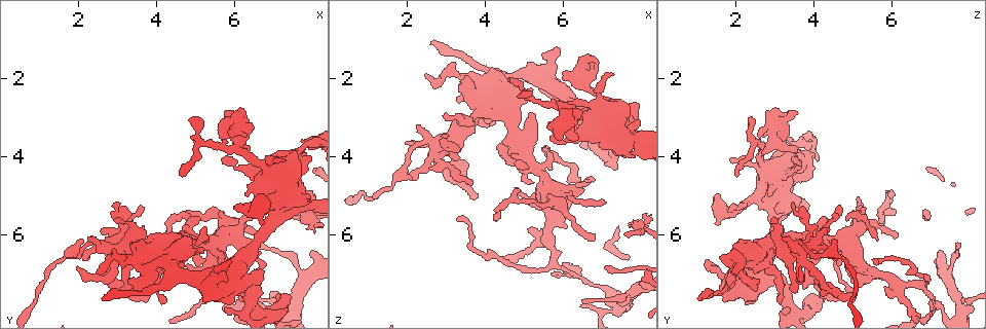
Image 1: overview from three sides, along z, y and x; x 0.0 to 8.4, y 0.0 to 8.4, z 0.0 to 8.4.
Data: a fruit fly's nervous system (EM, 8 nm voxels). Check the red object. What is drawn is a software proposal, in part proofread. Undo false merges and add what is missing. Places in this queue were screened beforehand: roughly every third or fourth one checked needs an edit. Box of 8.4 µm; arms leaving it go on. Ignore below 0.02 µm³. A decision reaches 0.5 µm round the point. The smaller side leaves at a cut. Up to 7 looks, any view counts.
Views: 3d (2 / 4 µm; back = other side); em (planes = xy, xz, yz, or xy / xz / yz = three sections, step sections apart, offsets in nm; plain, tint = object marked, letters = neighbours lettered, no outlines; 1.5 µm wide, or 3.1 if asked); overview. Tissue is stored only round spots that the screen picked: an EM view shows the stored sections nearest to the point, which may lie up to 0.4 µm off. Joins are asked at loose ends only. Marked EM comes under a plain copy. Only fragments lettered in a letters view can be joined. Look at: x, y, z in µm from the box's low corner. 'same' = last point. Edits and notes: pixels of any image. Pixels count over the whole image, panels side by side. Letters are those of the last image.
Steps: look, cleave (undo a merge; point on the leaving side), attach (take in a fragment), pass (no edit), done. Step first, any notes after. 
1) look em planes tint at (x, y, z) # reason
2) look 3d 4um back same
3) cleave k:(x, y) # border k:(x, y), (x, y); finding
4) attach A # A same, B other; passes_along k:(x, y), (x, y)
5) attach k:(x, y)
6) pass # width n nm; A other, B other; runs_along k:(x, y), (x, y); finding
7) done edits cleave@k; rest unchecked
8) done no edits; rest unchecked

look 3d 4um at (2.60, 7.65, 1.10) # an open end

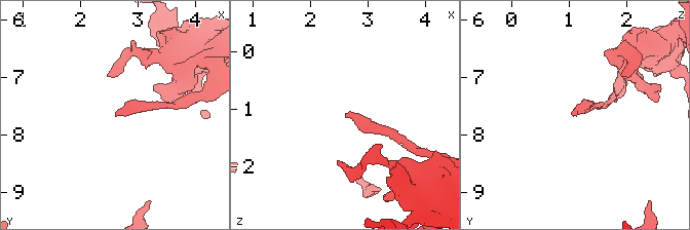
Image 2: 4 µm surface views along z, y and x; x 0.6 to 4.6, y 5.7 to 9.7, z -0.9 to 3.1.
look em planes tint at (2.60, 7.65, 1.15) # shape alone is not enough

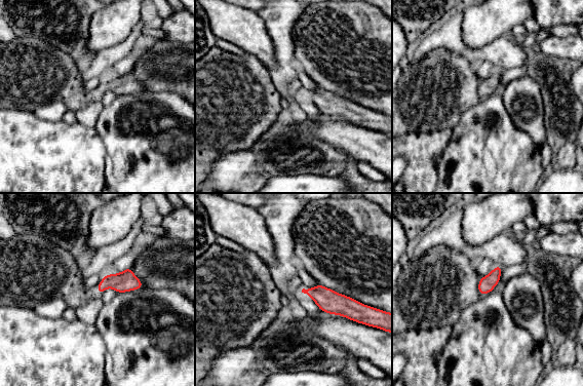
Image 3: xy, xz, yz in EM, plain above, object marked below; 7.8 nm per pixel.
look em planes letters same

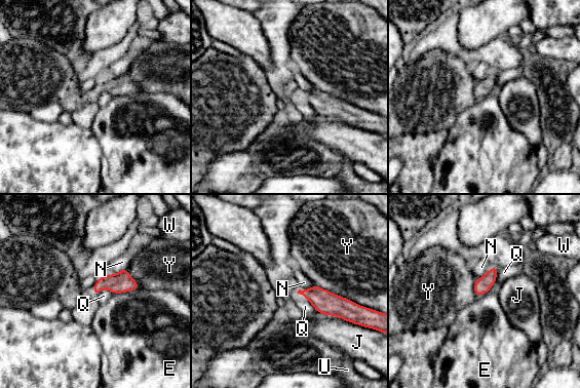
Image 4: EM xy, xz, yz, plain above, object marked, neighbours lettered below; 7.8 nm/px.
attach Y # E other, J other, N other, Q other, U other, W other, Y same; the neuron continues

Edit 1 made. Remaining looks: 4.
look em xz step 8 letters at (5.10, 7.30, 5.80) # free end

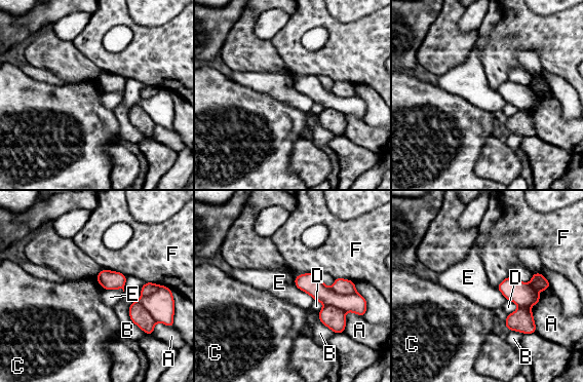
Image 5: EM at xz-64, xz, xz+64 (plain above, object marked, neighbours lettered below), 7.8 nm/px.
look em planes letters same

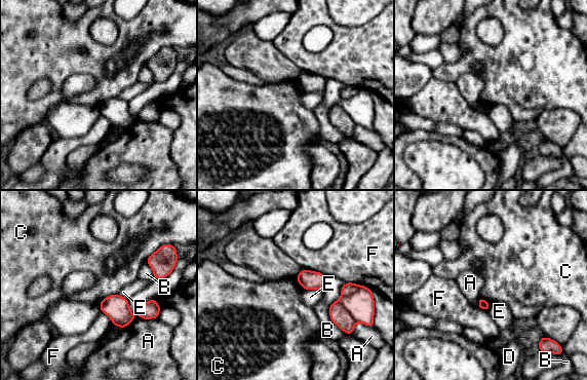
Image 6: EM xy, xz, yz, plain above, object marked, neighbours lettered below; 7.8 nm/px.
cleave 6:(360, 304) # A other, B other, C other, D other, E other, F other; border 6:(359, 286), (352, 293), (343, 296); two neurons meet here

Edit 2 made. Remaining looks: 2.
done edits attach@4, cleave@6; rest unchecked

